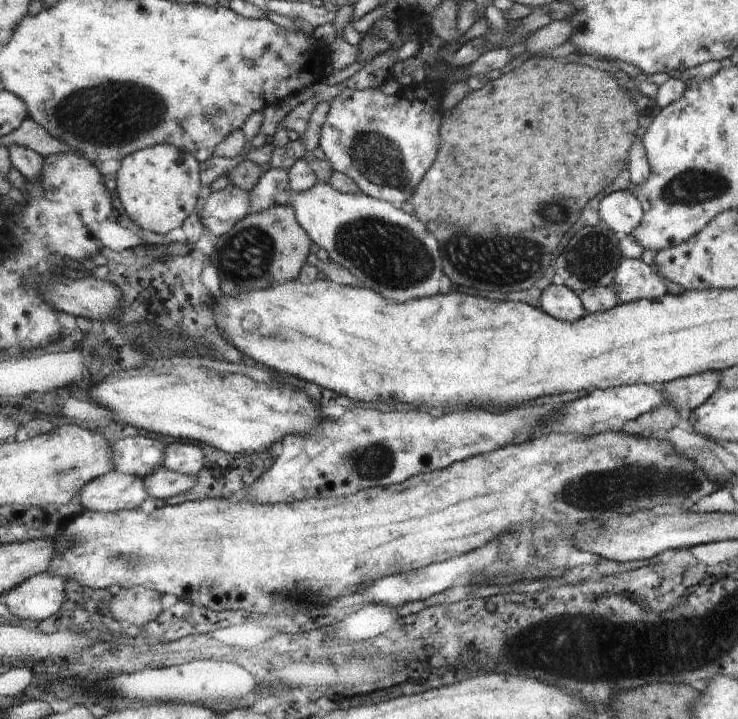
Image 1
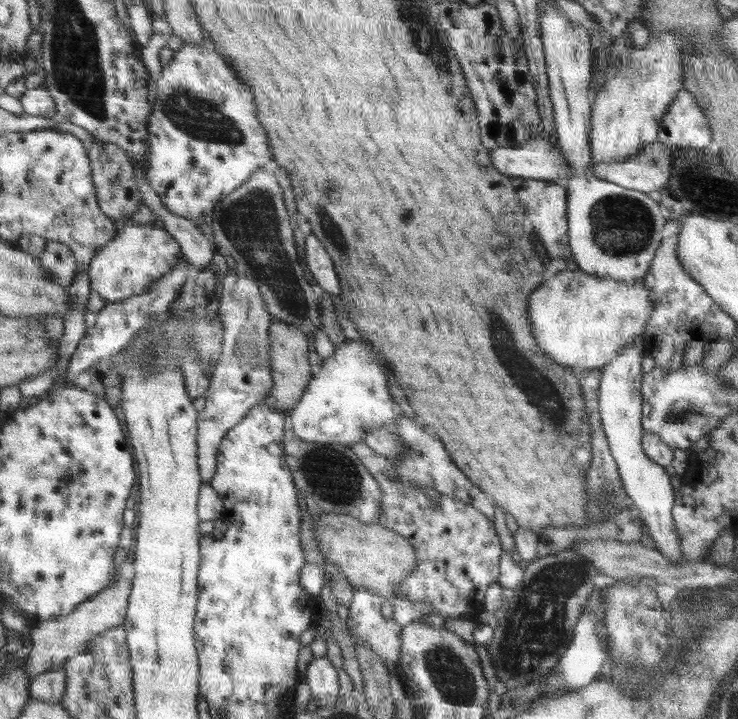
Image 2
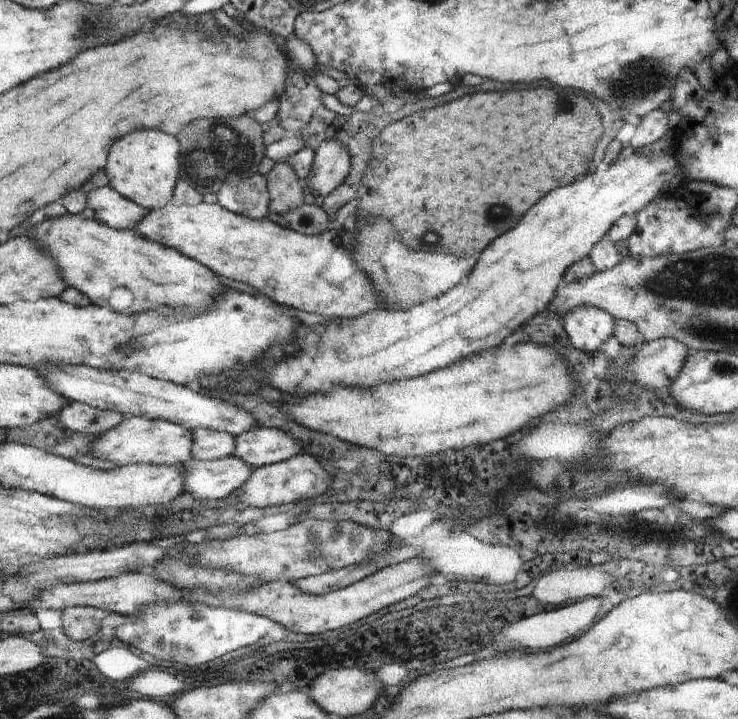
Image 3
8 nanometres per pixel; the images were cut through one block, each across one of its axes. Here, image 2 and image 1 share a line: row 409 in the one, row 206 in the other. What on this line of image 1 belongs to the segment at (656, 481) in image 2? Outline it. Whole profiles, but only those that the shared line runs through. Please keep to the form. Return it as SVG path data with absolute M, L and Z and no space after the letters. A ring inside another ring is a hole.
M630 190L615 191L599 203L599 218L607 231L622 238L629 236L642 223L643 209Z

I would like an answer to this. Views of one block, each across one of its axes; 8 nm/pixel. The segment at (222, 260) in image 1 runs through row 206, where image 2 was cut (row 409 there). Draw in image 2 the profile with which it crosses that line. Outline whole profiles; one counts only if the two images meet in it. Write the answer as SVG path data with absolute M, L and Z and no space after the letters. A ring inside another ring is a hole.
M273 319L269 328L269 341L271 344L271 370L274 386L270 394L262 400L261 404L270 407L278 413L290 414L308 387L308 380L312 376L308 364L307 336L291 324L286 324L279 319Z

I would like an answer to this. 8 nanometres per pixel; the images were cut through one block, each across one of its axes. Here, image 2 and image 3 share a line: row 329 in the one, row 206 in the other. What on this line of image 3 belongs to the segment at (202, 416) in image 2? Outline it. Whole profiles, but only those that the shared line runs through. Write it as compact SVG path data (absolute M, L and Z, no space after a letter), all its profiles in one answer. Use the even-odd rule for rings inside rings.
M260 173L248 178L226 180L218 192L218 203L237 215L261 219L268 215L269 192L267 176Z

